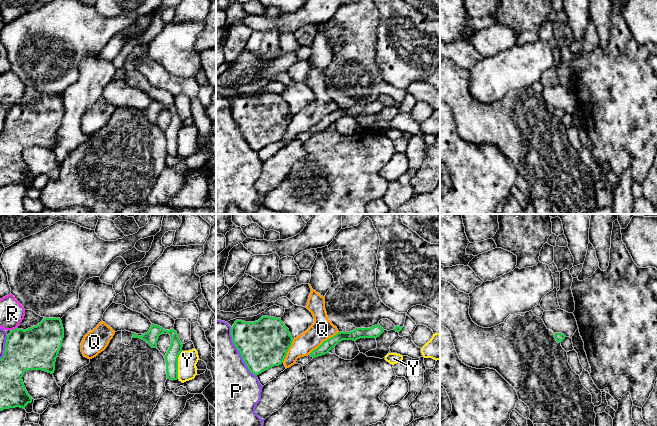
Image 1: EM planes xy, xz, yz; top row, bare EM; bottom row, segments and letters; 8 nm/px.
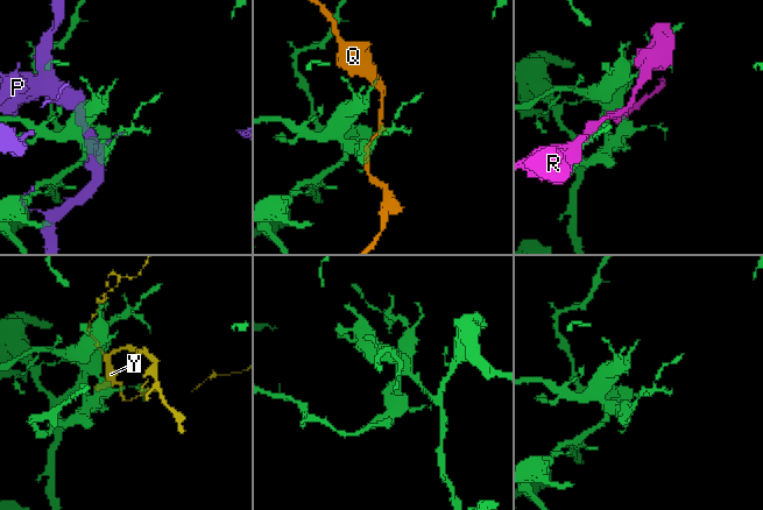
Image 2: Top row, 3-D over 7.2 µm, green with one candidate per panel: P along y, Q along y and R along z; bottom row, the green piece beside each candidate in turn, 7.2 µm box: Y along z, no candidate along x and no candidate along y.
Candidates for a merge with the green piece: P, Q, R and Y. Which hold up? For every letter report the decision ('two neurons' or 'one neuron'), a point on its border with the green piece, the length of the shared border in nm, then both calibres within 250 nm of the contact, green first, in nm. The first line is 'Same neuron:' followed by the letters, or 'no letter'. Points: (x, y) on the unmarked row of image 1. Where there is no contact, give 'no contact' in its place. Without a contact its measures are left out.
Same neuron: no letter
P: two neurons; contact xz (239, 127); length 460 nm; calibres 400 and 480 nm
Q: two neurons; contact xz (324, 117); length 320 nm; calibres 90 and 180 nm
R: two neurons; contact xy (13, 105); length 50 nm; calibres 340 and 200 nm
Y: two neurons; contact xy (177, 141); length 220 nm; calibres 110 and 160 nm

